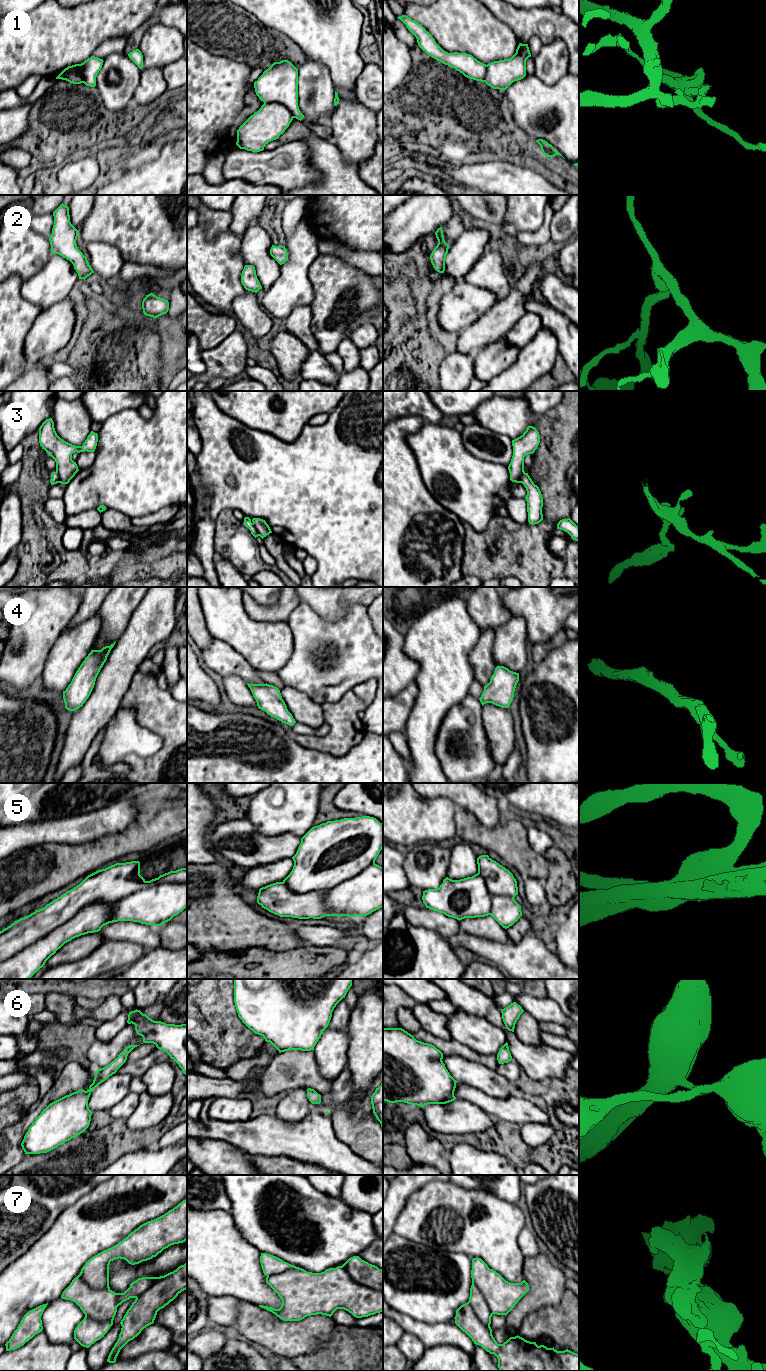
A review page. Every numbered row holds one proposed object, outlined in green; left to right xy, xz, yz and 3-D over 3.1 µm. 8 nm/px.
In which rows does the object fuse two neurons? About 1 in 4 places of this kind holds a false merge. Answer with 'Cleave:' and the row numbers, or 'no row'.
Cleave: 1, 3, 5

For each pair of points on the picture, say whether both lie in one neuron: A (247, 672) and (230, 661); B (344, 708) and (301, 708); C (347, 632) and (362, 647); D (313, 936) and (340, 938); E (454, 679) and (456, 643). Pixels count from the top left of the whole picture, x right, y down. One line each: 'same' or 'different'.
A: same
B: different
C: same
D: same
E: same

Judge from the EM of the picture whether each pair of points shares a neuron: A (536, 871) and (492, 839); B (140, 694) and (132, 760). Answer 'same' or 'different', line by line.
A: same
B: same

